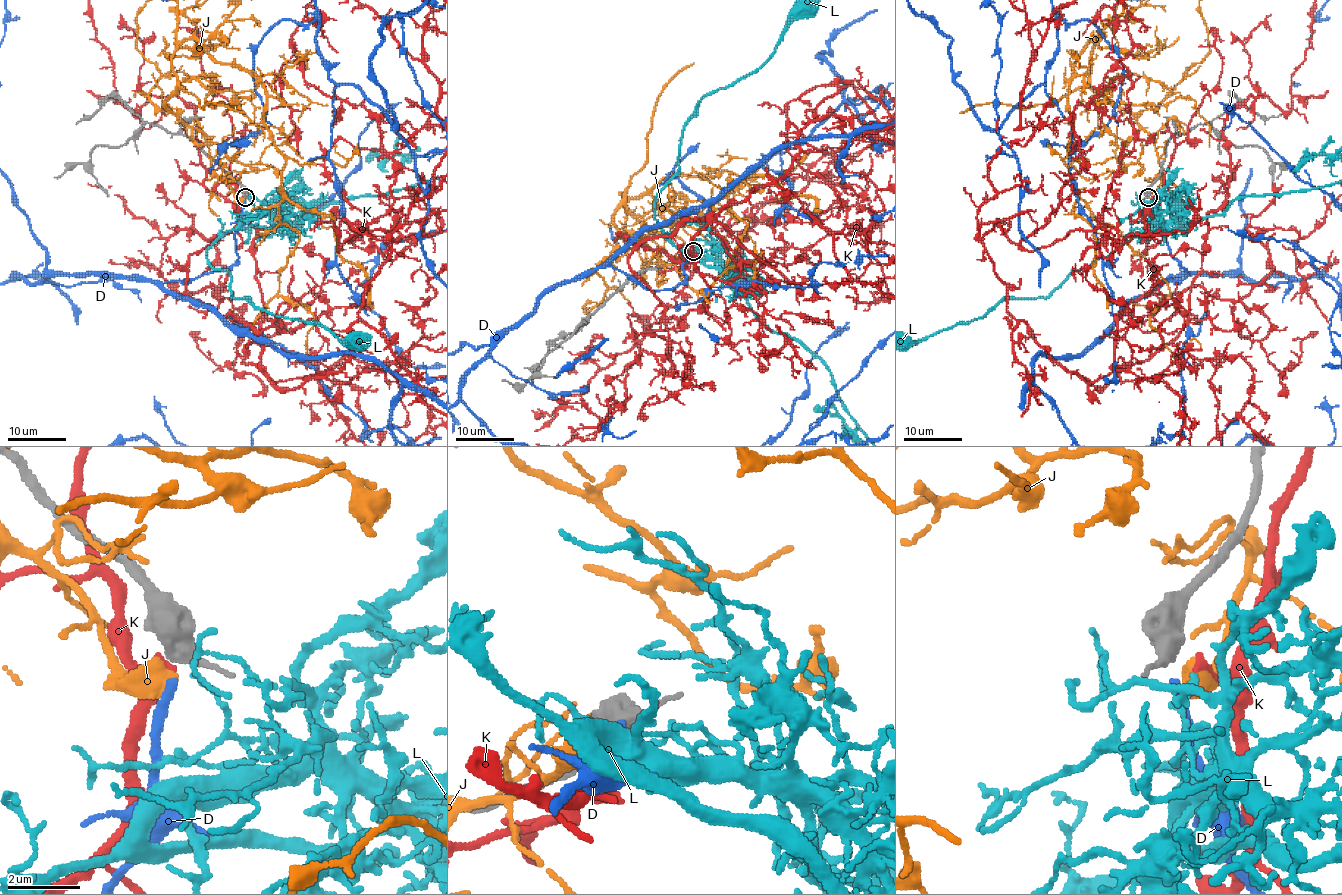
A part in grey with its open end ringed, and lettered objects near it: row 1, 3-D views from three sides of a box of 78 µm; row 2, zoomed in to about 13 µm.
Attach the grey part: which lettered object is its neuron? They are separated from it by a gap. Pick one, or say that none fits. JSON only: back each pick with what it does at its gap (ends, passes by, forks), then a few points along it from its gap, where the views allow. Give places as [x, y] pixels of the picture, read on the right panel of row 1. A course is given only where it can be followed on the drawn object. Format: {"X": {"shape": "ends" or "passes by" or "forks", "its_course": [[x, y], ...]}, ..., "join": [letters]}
{"D": {"shape": "ends"}, "join": ["D"]}

